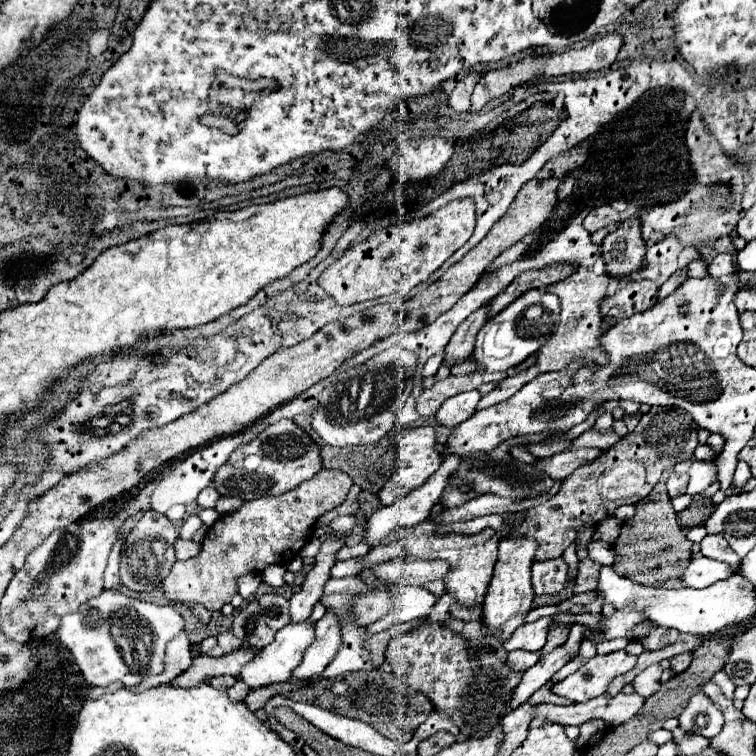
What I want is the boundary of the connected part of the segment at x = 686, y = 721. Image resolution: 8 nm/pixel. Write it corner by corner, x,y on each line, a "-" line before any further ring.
697,692
679,714
679,724
683,726
683,730
693,730
695,734
713,738
723,728
723,714
709,696

